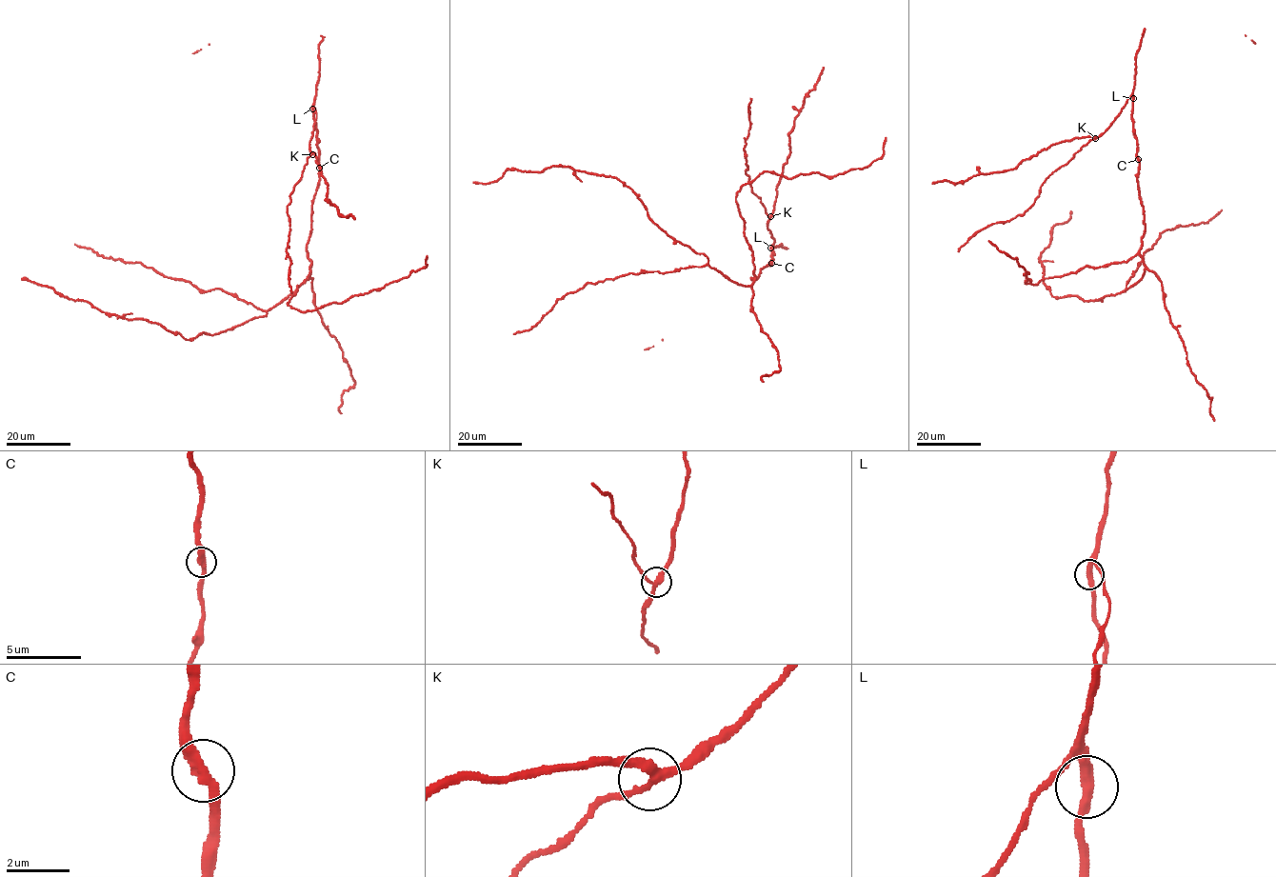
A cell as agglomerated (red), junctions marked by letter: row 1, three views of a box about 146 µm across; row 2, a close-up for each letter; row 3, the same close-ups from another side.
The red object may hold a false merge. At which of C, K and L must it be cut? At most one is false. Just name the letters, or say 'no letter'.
no letter

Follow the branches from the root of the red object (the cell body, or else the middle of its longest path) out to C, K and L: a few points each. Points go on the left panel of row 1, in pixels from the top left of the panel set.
C: (307, 245), (319, 168)
K: (307, 245), (311, 229), (312, 200), (319, 179), (313, 107), (316, 114), (309, 143), (312, 154)
L: (307, 245), (311, 229), (312, 200), (319, 179), (317, 129), (312, 109)

